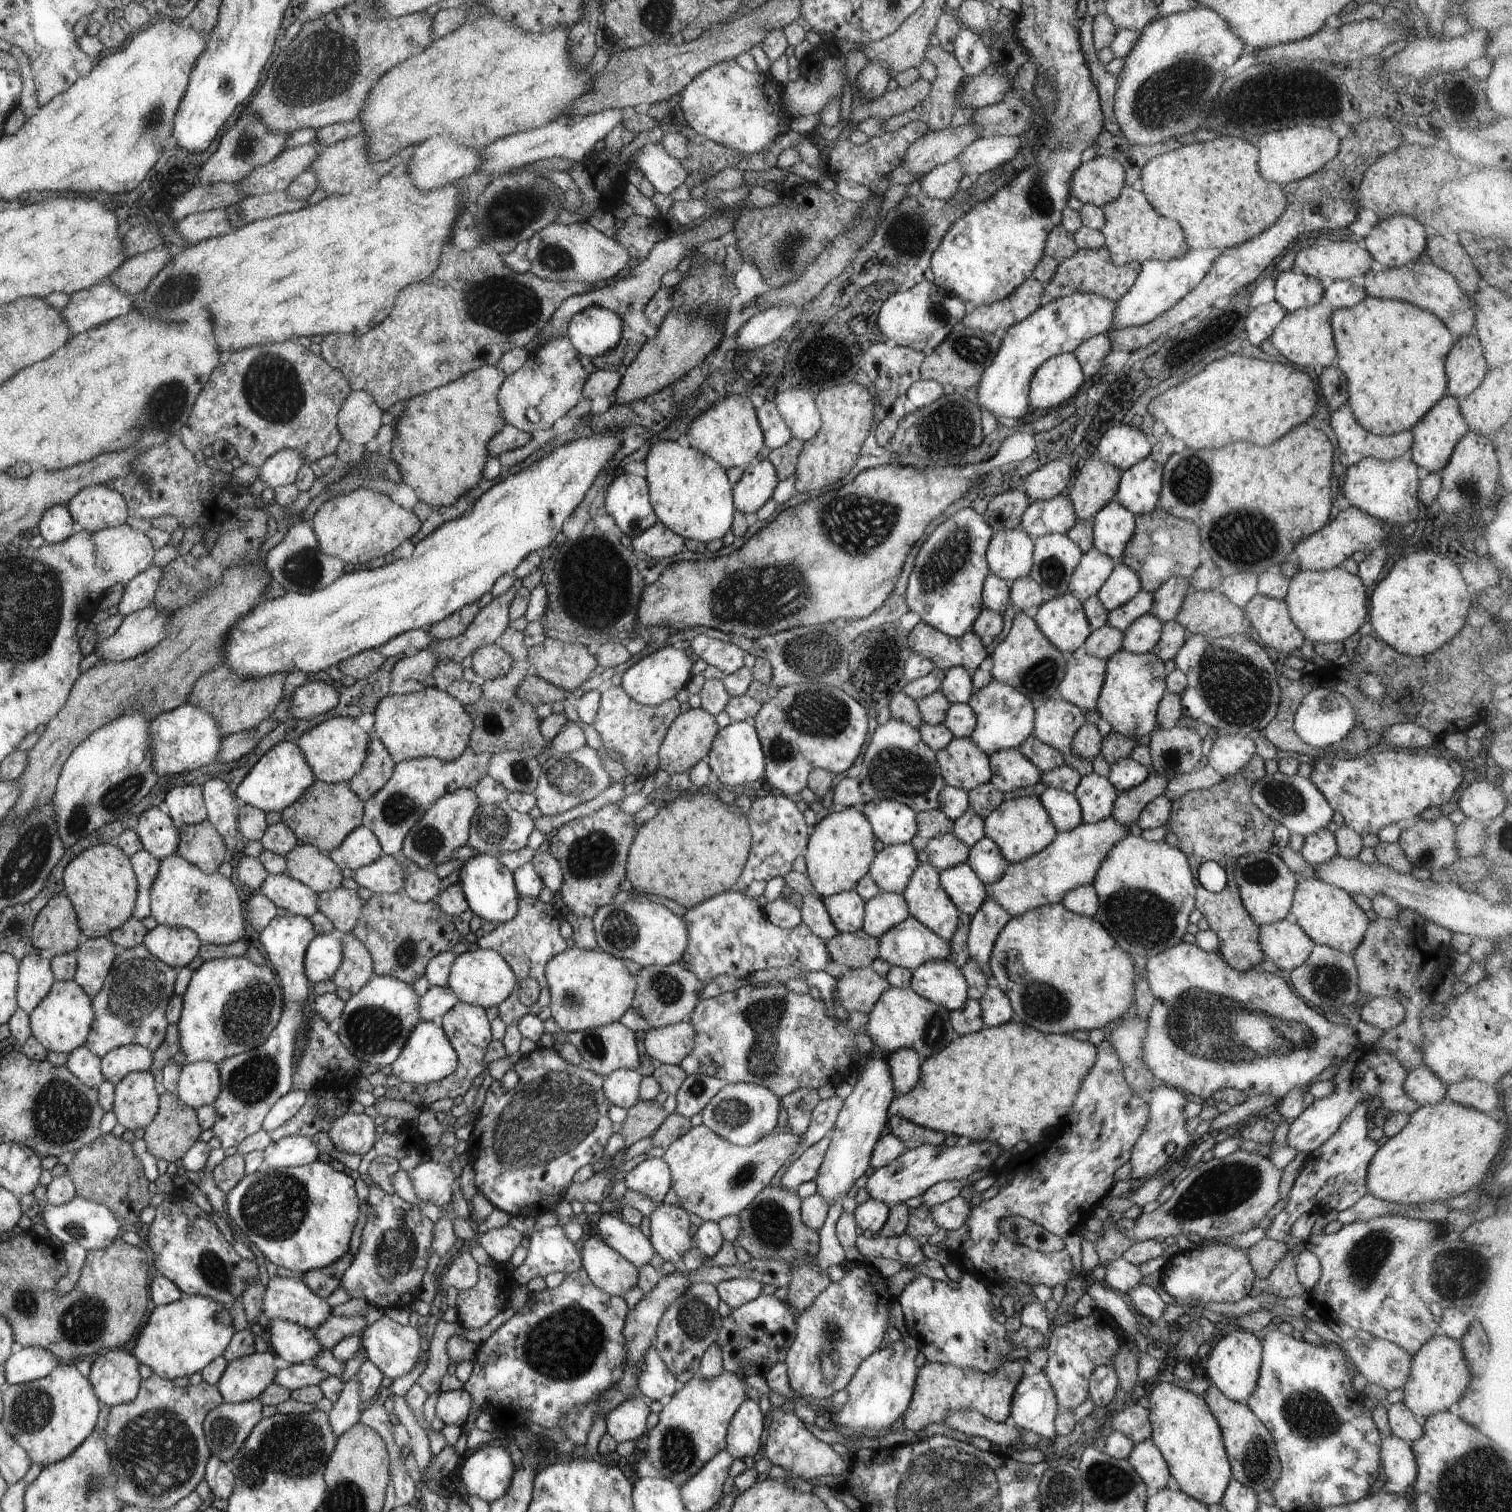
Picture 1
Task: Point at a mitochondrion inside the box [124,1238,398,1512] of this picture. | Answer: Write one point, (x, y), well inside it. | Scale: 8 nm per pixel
(295, 1447)

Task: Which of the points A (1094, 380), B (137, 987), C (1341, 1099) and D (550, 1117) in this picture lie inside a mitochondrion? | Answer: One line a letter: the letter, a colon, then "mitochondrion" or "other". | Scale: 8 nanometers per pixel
A: other
B: mitochondrion
C: other
D: mitochondrion

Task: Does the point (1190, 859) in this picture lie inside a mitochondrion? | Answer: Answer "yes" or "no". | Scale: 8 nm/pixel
no

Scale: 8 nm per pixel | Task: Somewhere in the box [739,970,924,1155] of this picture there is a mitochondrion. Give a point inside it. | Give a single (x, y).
(762, 1058)

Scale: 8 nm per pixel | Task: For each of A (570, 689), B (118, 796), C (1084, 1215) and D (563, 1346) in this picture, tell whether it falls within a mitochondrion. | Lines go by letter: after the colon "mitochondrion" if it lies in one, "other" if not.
A: other
B: mitochondrion
C: other
D: mitochondrion

